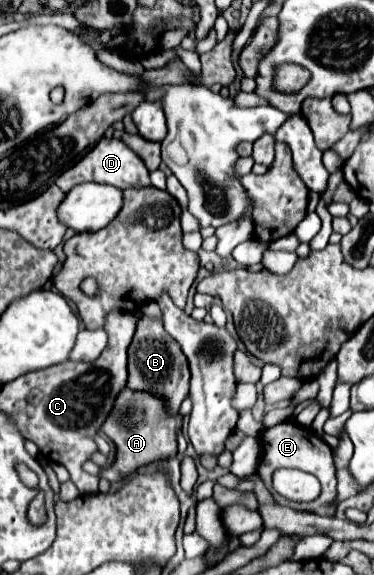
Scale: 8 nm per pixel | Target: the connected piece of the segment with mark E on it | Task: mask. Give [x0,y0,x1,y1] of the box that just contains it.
[258,422,336,516]

